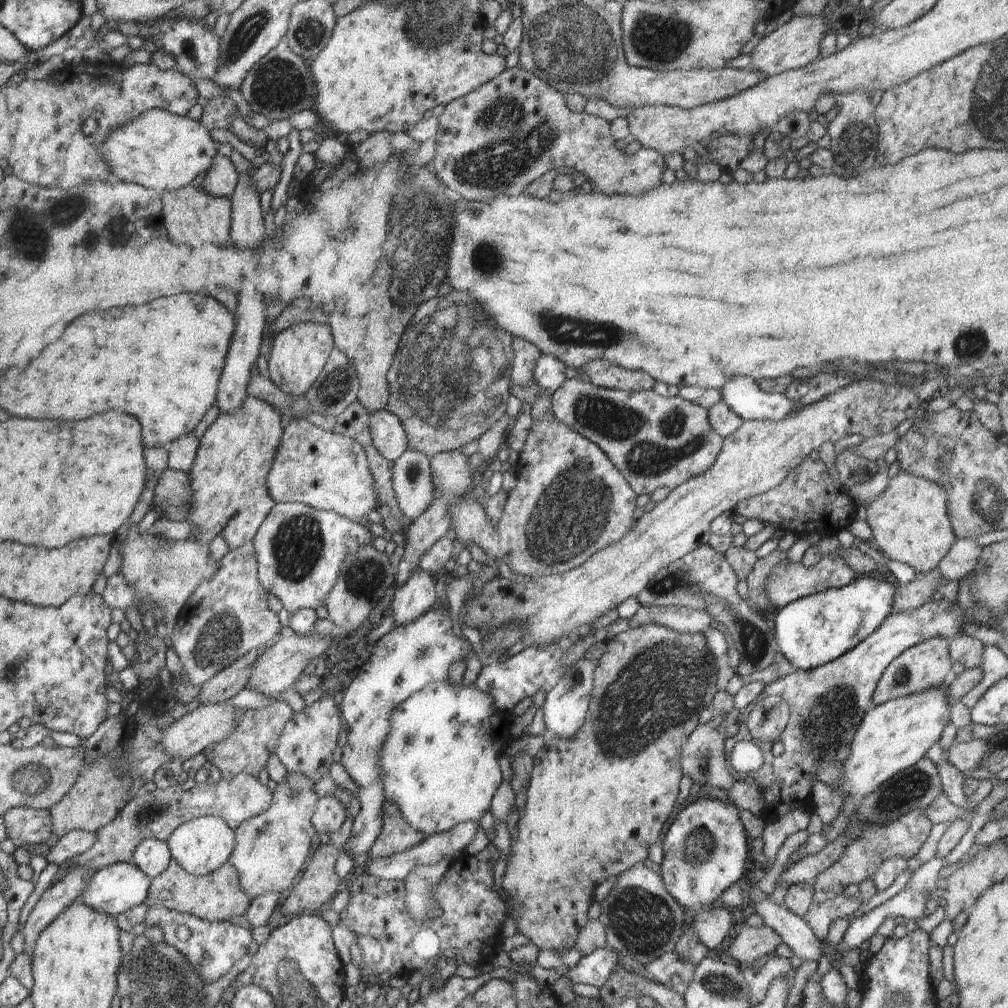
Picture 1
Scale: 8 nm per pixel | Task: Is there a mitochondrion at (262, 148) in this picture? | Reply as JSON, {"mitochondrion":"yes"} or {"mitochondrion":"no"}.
{"mitochondrion":"no"}

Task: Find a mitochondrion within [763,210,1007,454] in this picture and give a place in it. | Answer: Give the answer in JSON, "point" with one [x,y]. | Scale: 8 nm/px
{"point":[970,341]}

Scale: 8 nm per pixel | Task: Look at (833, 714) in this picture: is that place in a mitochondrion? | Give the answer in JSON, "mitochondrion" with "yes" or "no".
{"mitochondrion":"yes"}

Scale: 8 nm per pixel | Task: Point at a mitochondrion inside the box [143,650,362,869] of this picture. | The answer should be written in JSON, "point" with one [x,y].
{"point":[293,793]}

